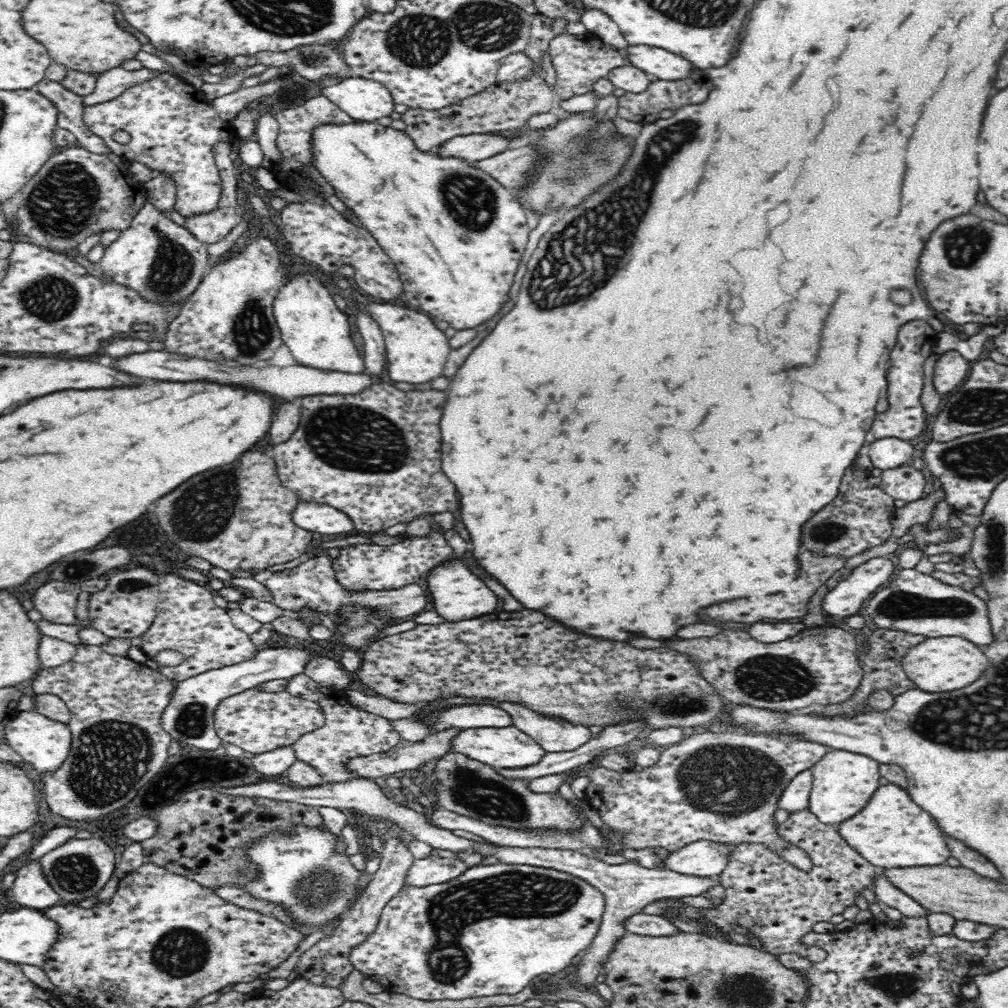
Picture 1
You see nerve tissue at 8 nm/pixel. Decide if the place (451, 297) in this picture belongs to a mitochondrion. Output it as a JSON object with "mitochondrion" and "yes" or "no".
{"mitochondrion":"no"}

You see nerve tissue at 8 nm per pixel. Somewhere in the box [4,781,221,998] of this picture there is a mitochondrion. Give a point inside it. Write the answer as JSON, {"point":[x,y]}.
{"point":[180,952]}

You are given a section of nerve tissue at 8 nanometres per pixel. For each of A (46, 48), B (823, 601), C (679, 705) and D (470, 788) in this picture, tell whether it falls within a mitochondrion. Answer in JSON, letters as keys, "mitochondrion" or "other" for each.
{"A":"other","B":"other","C":"mitochondrion","D":"mitochondrion"}

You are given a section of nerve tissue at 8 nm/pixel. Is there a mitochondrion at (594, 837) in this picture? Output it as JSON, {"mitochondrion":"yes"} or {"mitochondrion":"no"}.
{"mitochondrion":"no"}

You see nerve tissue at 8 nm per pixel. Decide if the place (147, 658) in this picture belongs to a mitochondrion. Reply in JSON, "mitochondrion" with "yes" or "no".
{"mitochondrion":"no"}

